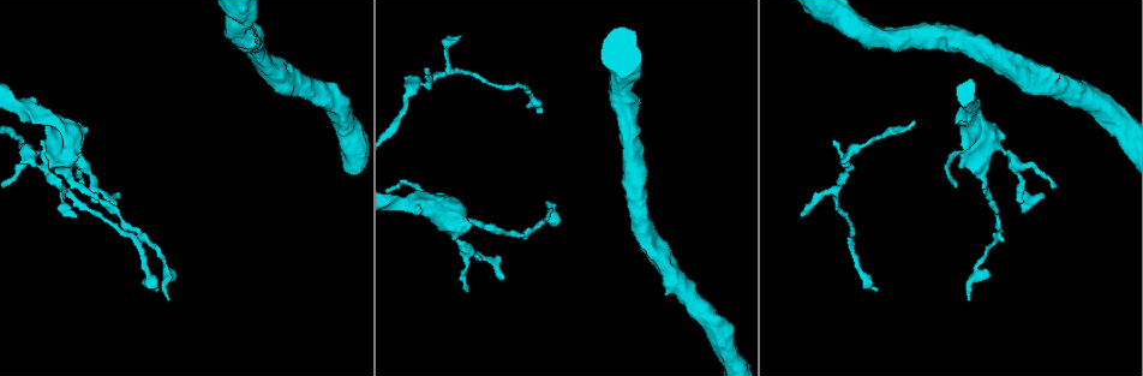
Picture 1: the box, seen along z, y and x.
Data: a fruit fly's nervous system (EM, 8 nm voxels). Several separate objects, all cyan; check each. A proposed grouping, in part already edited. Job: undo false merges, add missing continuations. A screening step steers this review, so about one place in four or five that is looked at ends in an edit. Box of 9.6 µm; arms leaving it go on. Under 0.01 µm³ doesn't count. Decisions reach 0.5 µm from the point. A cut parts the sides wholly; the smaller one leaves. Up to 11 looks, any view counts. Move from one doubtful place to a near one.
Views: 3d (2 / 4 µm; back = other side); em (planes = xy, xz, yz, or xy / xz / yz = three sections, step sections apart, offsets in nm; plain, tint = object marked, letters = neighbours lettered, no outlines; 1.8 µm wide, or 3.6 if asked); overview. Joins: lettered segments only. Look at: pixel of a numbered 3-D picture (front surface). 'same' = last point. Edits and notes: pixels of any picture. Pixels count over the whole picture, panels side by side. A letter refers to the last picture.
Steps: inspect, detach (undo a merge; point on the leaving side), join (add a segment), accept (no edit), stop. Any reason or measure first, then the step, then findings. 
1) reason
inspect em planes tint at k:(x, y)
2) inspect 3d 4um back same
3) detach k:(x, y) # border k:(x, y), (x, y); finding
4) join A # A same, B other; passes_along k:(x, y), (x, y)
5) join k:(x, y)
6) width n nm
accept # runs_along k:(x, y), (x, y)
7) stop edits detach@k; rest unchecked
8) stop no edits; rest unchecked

free end
inspect em yz step 4 letters at 1:(167, 299)

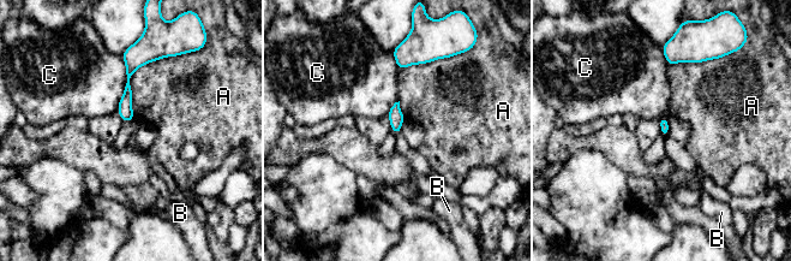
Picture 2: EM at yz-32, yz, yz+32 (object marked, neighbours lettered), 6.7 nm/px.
inspect em planes letters same

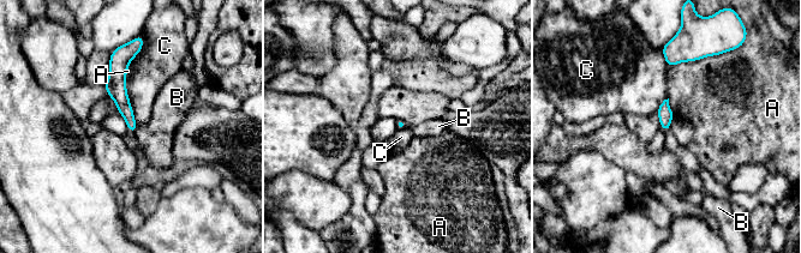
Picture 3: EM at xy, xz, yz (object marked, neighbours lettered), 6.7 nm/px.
accept # A other, B other, C other; runs_along 3:(123, 54), (118, 94), (132, 127); no lettered segment goes on from it

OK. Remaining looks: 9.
thin end
inspect em planes letters at 1:(466, 289)

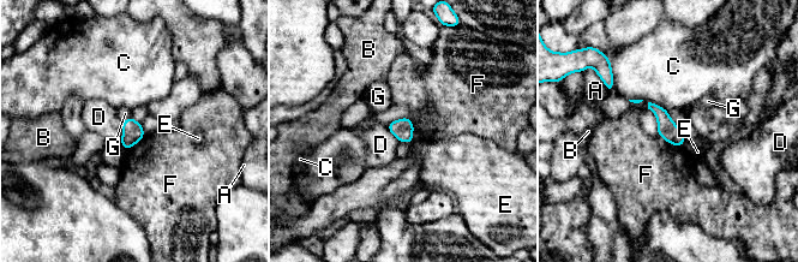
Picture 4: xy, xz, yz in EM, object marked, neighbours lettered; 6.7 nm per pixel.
accept # A other, B other, C other, D other, E other, F other, G other; border 4:(659, 135), (667, 142), (679, 147); no lettered segment goes on from it

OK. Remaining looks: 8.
inspect em yz step 16 letters at 1:(876, 292)

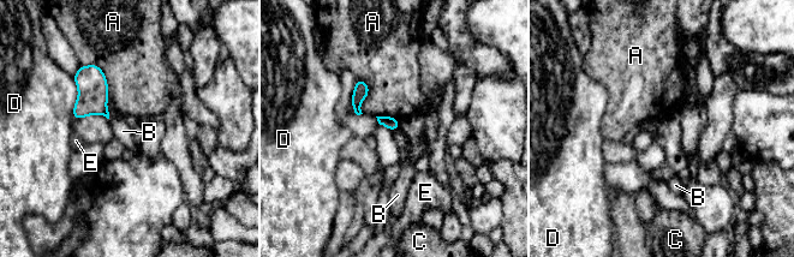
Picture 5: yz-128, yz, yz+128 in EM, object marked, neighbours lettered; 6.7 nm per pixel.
accept # A other, B other, C other, D other, E other; border 5:(107, 99), (108, 119); none of them fits

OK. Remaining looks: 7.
an open end
inspect em 3.6um xz step 8 letters at 1:(74, 216)

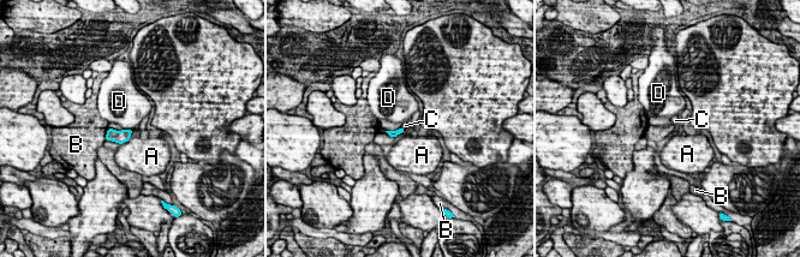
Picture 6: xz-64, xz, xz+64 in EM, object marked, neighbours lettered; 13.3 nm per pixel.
longest_contact B 170 nm
join 6:(405, 125) # A other, B other, C same, D other; passes_along 6:(393, 133), (403, 129), (405, 125); the neuron continues

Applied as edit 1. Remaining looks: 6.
stop edits join@6; rest unchecked

